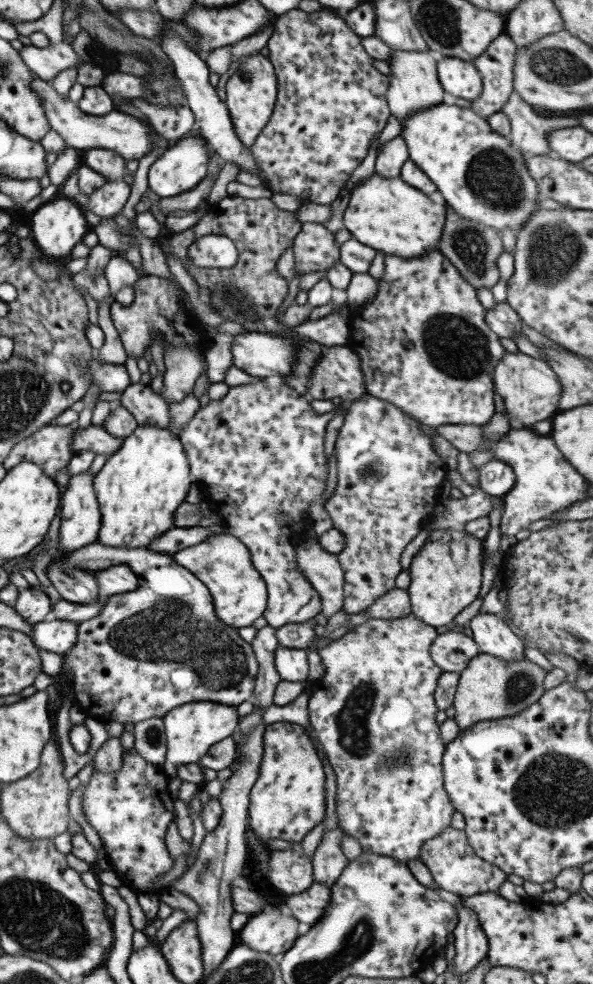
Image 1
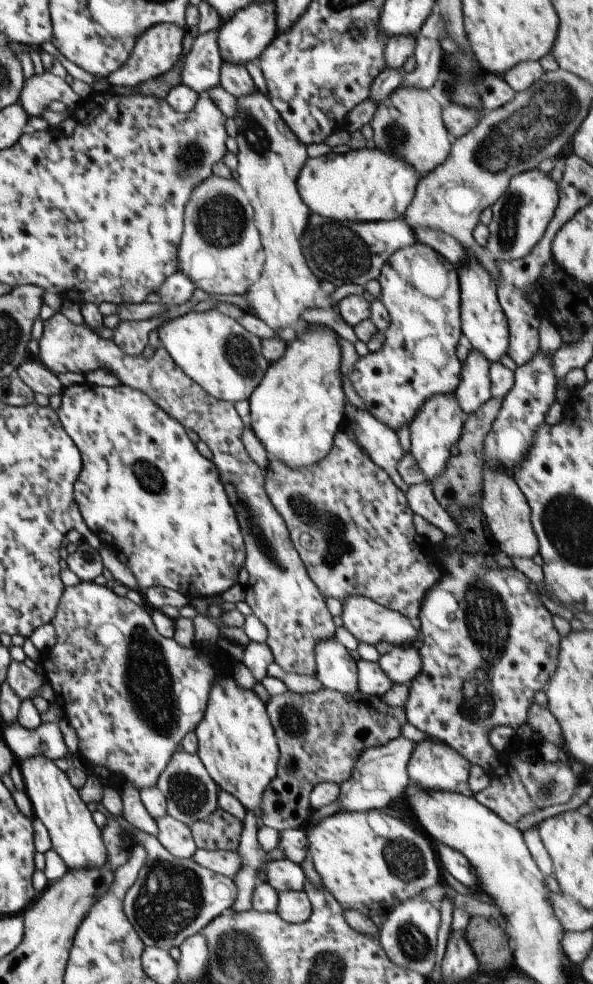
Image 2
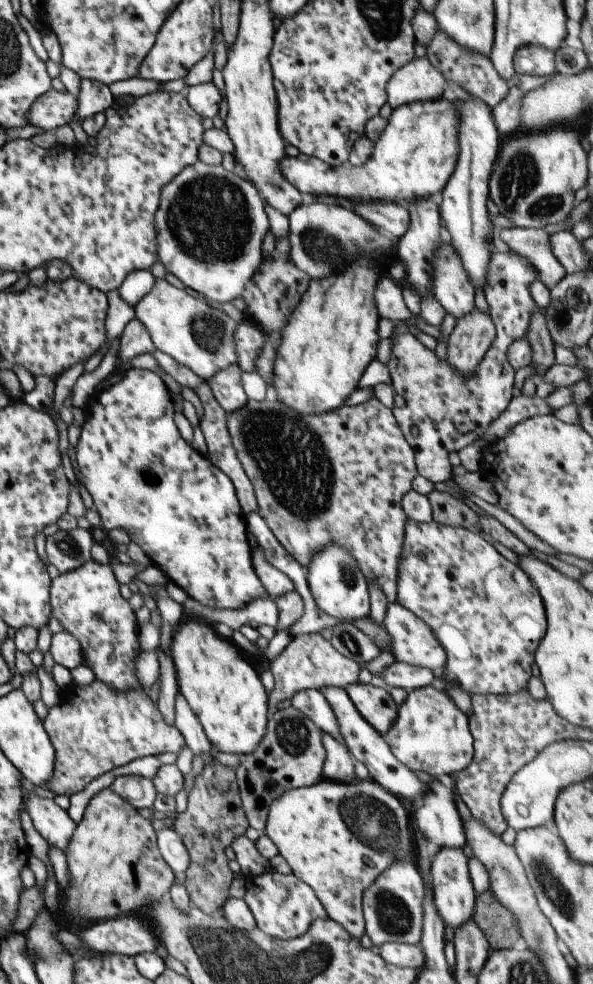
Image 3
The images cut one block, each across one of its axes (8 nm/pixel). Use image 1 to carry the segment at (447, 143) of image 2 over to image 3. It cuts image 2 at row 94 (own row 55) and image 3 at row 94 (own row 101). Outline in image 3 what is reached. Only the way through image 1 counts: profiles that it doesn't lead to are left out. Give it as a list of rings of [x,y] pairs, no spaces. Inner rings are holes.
[[[415,57],[398,68],[385,85],[386,103],[392,109],[401,104],[437,100],[445,88],[444,78],[426,57]]]

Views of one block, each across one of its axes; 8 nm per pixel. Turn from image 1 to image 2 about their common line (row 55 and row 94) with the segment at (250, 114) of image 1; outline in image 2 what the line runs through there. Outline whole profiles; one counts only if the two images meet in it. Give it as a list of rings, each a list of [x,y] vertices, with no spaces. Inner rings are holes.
[[[259,90],[235,98],[237,182],[243,188],[254,212],[254,225],[259,233],[264,262],[259,280],[243,295],[249,304],[247,313],[273,330],[285,330],[307,310],[335,309],[329,295],[319,287],[301,252],[301,234],[306,229],[310,210],[296,189],[299,170],[308,159],[305,145],[289,130],[269,98]]]

